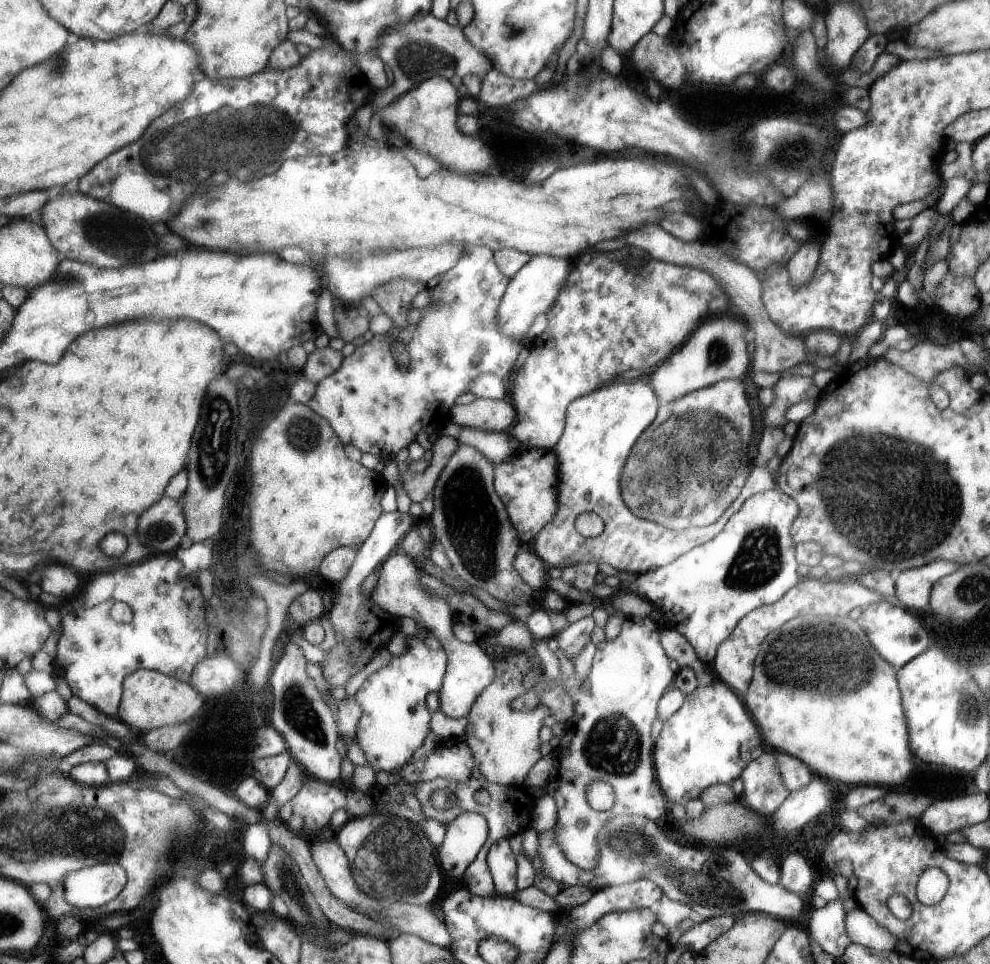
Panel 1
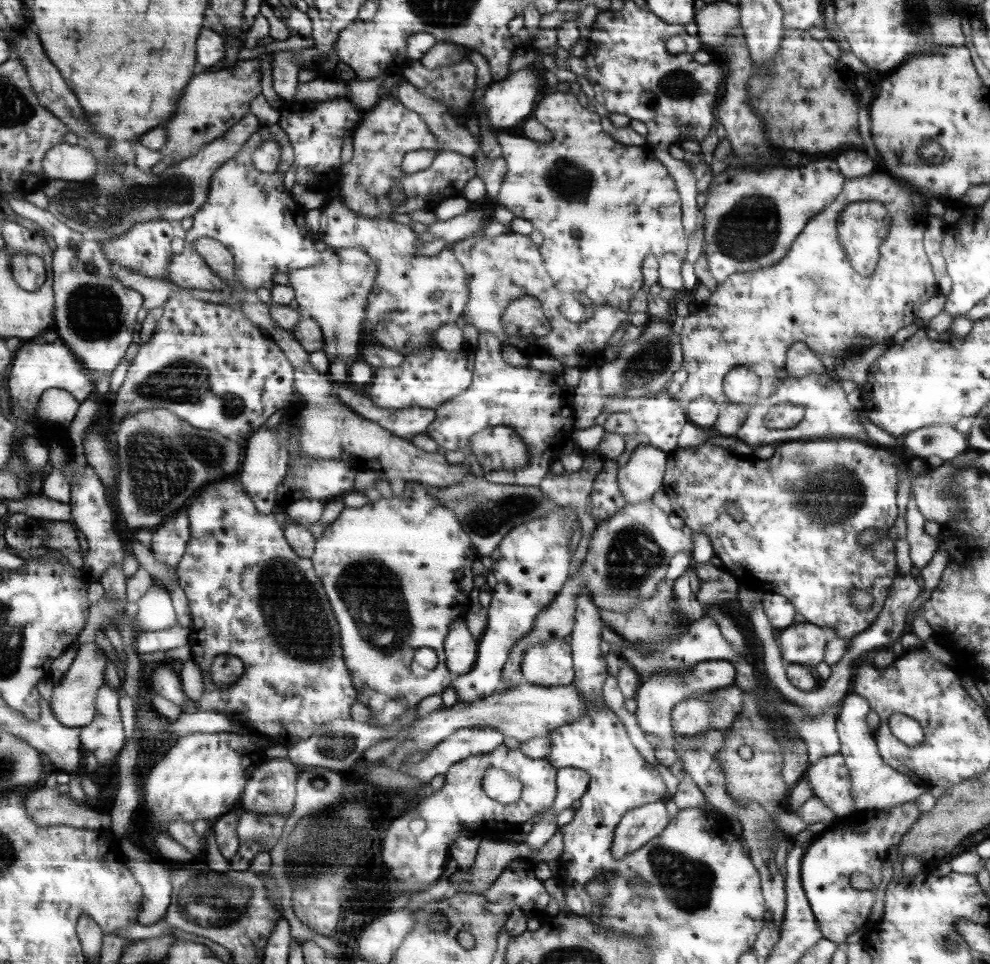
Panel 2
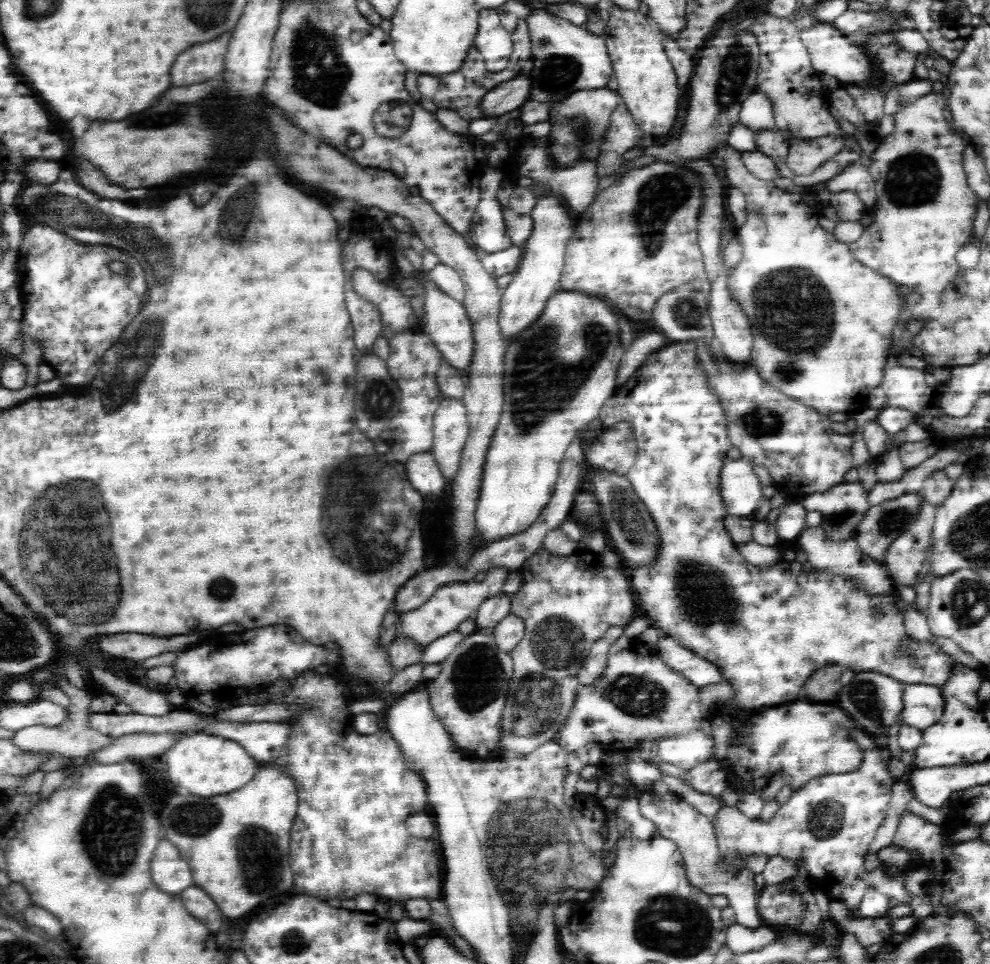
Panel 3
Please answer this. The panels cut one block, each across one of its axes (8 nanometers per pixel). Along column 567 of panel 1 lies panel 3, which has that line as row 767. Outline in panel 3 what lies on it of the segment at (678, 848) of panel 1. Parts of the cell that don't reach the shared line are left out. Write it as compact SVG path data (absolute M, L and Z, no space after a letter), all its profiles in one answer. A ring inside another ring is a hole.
M866 733L862 740L856 740L860 744L864 760L856 772L832 773L830 776L820 776L808 781L800 790L792 792L789 801L779 807L774 820L765 823L760 818L752 820L740 809L722 806L716 810L715 817L709 819L712 829L715 830L716 844L722 854L723 864L735 868L737 872L748 870L746 862L750 856L776 856L782 855L792 861L797 862L798 856L804 856L808 862L808 872L814 876L818 889L828 898L844 903L846 908L852 909L859 903L860 897L866 888L876 887L888 898L896 898L898 902L910 904L912 898L904 892L903 882L898 880L888 880L884 874L880 876L878 872L866 874L865 856L869 849L869 844L876 835L879 826L886 818L888 806L891 800L892 788L896 779L889 773L885 765L886 755L879 745L874 744L873 736Z

